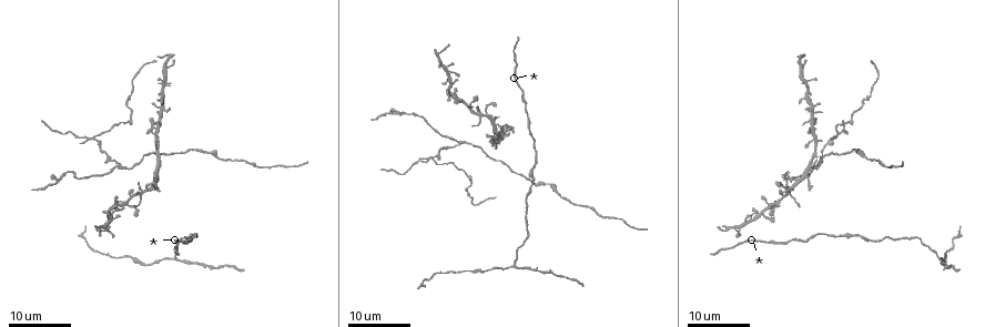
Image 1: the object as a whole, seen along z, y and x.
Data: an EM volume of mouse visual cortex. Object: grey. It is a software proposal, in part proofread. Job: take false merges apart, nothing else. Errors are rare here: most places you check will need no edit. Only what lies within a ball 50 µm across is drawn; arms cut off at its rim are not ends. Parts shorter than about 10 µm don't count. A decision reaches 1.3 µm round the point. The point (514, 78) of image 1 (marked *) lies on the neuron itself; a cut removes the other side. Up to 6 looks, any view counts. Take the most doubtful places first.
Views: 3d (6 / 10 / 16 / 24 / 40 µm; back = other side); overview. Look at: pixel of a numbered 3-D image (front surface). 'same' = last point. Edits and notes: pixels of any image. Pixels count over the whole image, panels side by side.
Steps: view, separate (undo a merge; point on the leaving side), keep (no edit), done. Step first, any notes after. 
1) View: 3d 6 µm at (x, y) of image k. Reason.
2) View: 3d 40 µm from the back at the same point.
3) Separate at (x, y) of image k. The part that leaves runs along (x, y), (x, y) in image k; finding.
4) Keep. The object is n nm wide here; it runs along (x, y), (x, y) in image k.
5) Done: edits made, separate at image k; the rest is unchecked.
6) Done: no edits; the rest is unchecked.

View: 3d 24 µm at (513, 267) of image 1. Three arms meet.

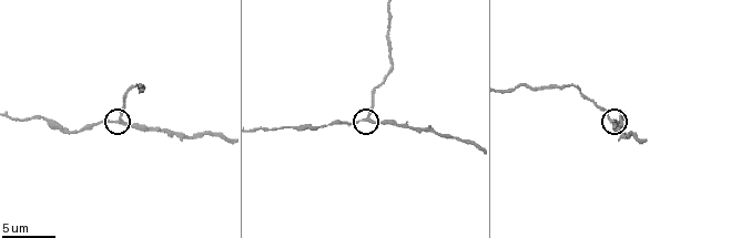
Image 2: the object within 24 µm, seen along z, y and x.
View: 3d 10 µm at (366, 120) of image 2. Zoom in.

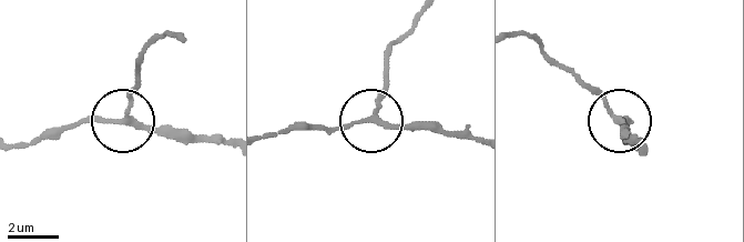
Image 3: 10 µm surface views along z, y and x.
View: 3d 10 µm from the back at (371, 117) of image 3. From behind.

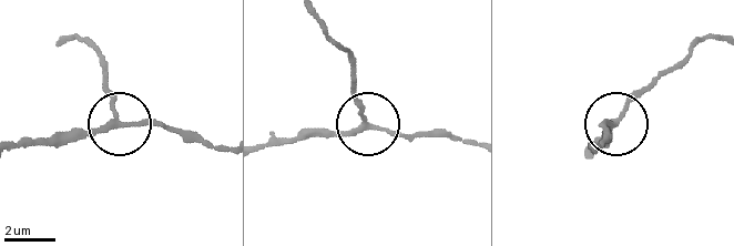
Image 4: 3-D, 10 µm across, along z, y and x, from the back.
Keep. The side arm is 13 µm long; it runs along (313, 19), (348, 58), (367, 121), (302, 133) in image 4; continuous, no second neuron.

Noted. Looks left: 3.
View: 3d 24 µm at (458, 141) of image 1. Arms part here.

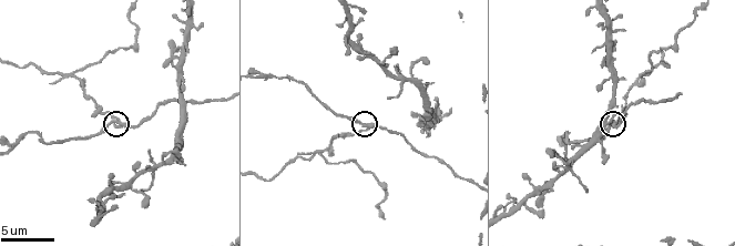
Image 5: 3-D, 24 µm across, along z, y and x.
View: 3d 10 µm at (118, 119) of image 5.

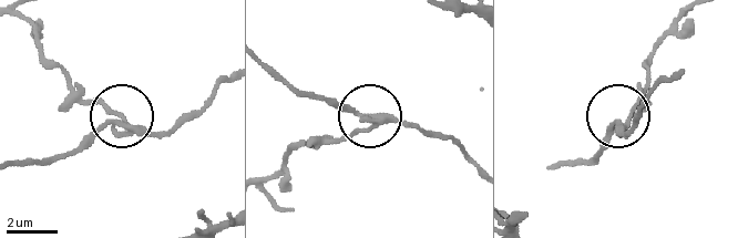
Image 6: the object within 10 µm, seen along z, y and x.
Separate at (103, 107) of image 6. The part that leaves runs along (127, 128), (48, 61), (18, 12) in image 6; two neurons meet here.

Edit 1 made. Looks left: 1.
View: 3d 10 µm at (552, 182) of image 5. Three arms meet.

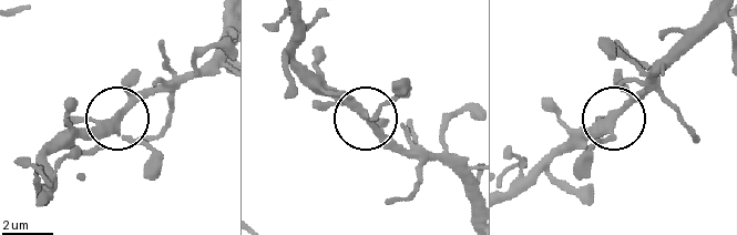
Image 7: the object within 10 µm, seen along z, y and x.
Keep. 3 arms meet here; all the same neuron.

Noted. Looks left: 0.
Done: edits made, separate at image 6; the rest is unchecked.

